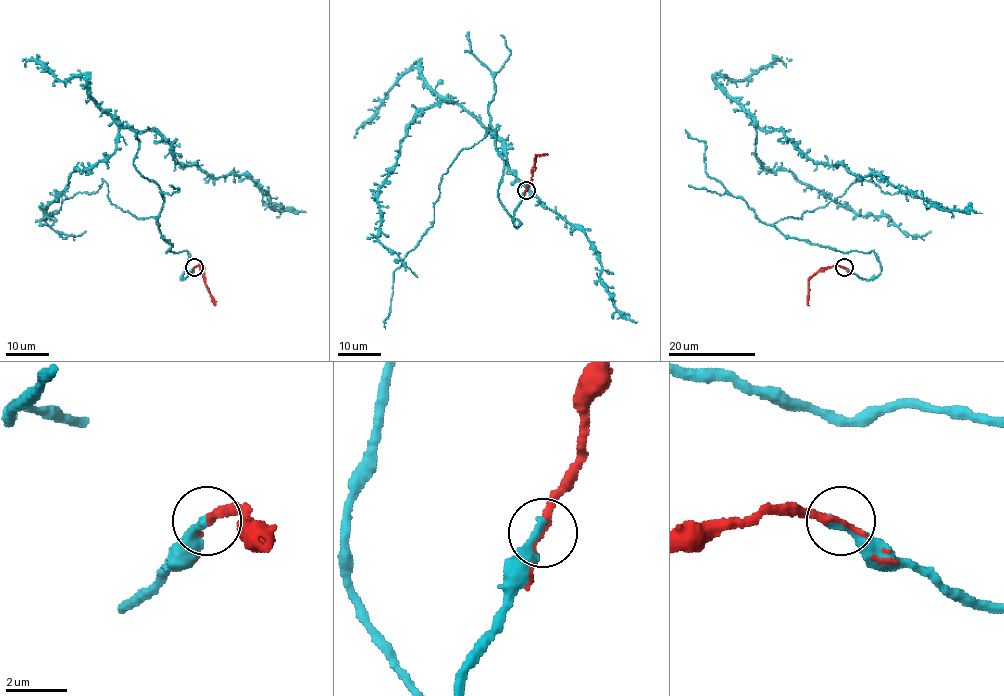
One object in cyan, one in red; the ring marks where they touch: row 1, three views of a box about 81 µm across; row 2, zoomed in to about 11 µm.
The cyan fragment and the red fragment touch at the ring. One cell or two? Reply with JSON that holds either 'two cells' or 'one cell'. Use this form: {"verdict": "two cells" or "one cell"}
{"verdict": "one cell"}

